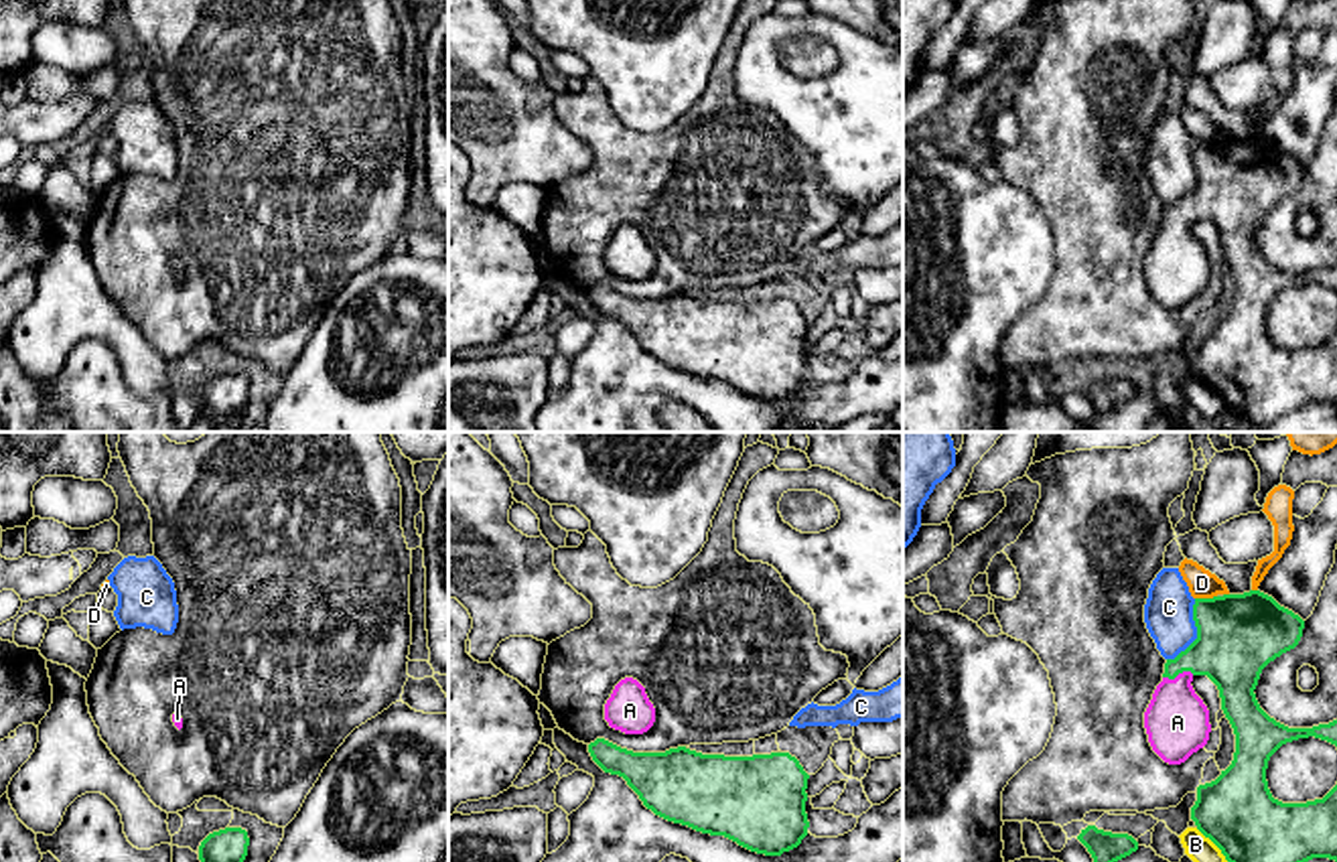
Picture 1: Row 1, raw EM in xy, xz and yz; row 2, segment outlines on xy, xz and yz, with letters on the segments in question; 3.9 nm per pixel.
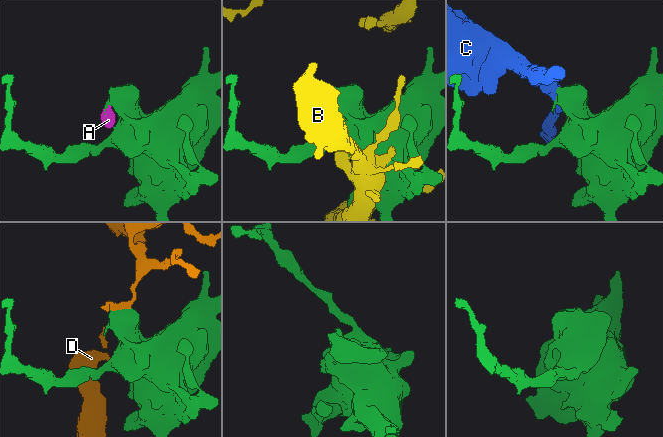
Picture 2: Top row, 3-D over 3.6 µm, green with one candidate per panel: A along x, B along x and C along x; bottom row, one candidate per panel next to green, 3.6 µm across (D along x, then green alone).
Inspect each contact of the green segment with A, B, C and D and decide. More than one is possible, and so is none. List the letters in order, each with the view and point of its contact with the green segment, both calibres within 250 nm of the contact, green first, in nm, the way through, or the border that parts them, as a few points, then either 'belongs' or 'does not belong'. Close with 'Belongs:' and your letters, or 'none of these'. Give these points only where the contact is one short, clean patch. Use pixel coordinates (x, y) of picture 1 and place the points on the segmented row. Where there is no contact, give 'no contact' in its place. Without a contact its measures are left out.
A: meets green in yz at (1177, 674); 300 nm thick on the green side, 260 nm on the other; runs through yz (1232, 648), (1193, 660), (1177, 674), (1177, 723); belongs
B: meets green in yz at (1214, 842); 300 nm thick on the green side, 110 nm on the other; does not belong
C: meets green in yz at (1198, 633); 320 nm thick on the green side, 190 nm on the other; does not belong
D: meets green in yz at (1206, 599); 320 nm thick on the green side, 110 nm on the other; does not belong
Belongs: A

